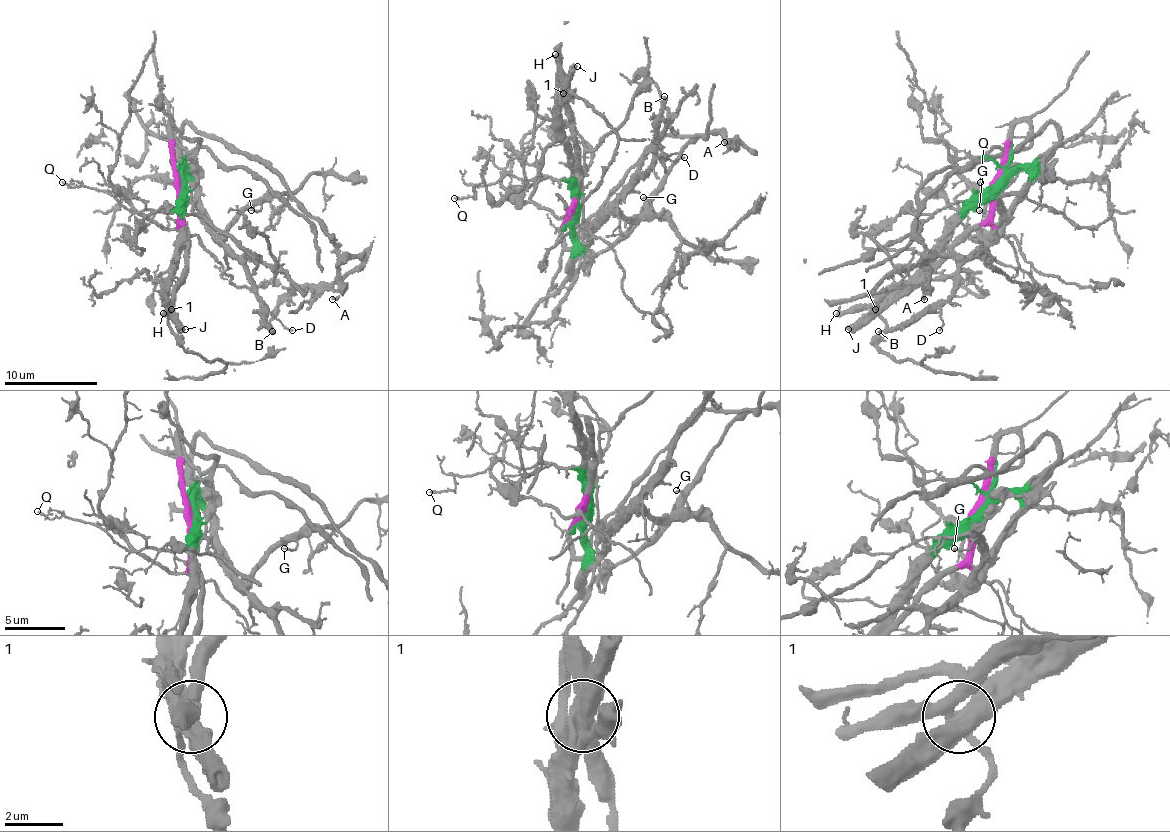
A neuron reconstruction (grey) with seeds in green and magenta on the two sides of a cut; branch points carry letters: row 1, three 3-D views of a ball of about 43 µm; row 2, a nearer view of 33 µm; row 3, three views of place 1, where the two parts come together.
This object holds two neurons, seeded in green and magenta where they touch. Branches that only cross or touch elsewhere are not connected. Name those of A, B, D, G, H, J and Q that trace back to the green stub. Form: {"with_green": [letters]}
{"with_green": ["A", "B", "D", "G", "J", "Q"]}

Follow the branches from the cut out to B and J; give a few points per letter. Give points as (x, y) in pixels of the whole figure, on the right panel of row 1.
B: (997, 182), (1006, 182), (1023, 168), (1030, 175), (1025, 196), (962, 267), (955, 290), (908, 320), (878, 332)
J: (997, 182), (938, 241), (936, 253), (894, 295), (847, 330)

